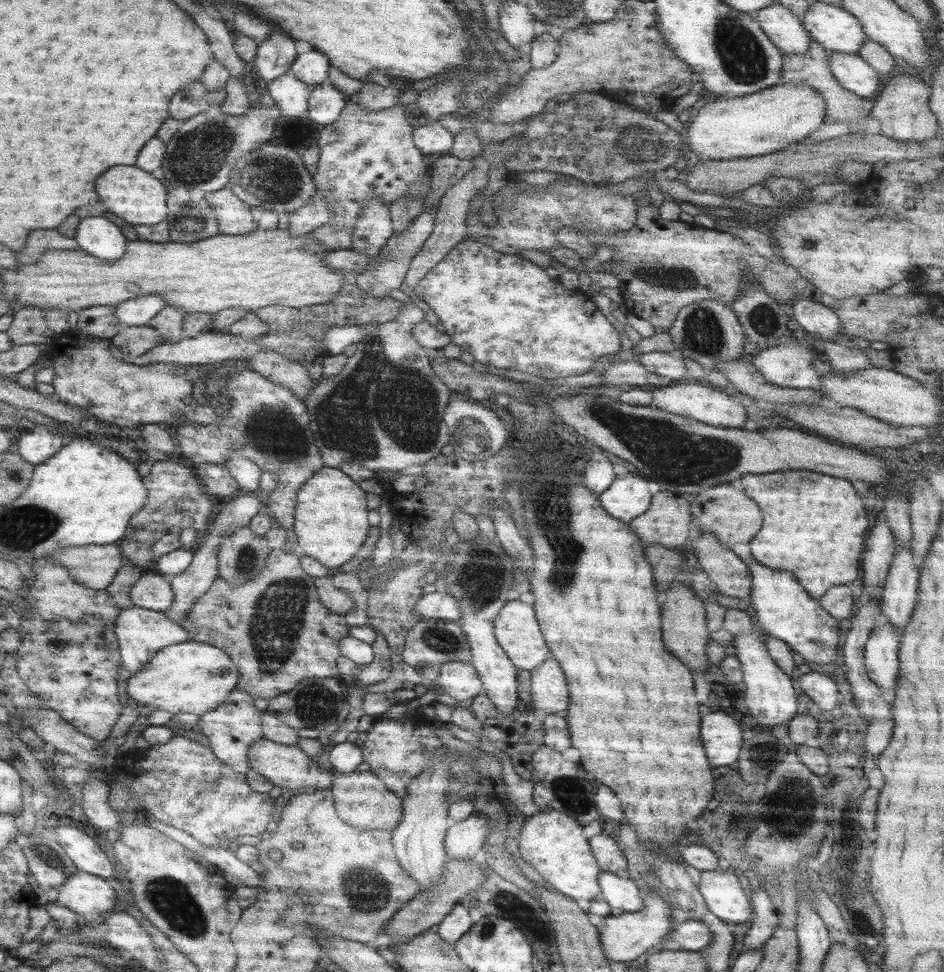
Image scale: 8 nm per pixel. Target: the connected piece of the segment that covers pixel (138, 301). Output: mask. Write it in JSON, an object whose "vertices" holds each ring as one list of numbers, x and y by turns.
{"vertices":[[159,294,135,296,131,300,121,302,115,308,115,316,119,318,121,326,147,326,151,318,155,318,167,306,165,298]]}

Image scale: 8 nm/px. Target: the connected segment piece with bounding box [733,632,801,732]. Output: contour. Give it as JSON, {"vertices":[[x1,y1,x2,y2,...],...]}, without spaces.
{"vertices":[[753,632,753,634,741,634,741,636,733,636,733,646,735,646,735,656,741,662,741,670,743,670,743,684,745,684,745,706,747,712,753,720,757,720,755,724,759,724,759,728,767,728,769,732,777,726,777,724,789,724,797,714,801,714,801,698,795,696,793,686,791,686,791,676,787,676,777,664,775,660,769,656,763,636]]}

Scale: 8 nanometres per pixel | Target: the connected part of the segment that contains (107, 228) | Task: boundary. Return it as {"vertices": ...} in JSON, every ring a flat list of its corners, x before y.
{"vertices":[[85,218,77,224,77,230,73,234,73,240,77,242,79,252,89,254,95,260,113,264,121,260,127,238,121,234,121,228,111,224,105,218]]}

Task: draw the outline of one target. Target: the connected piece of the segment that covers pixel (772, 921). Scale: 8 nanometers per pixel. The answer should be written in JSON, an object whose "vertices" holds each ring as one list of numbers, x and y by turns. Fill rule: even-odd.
{"vertices":[[753,888,749,894,749,902,751,902,753,914,751,914,751,926,747,928,745,944,749,944,751,950,757,950,771,938,779,918,771,902,771,896,767,896,767,890]]}

